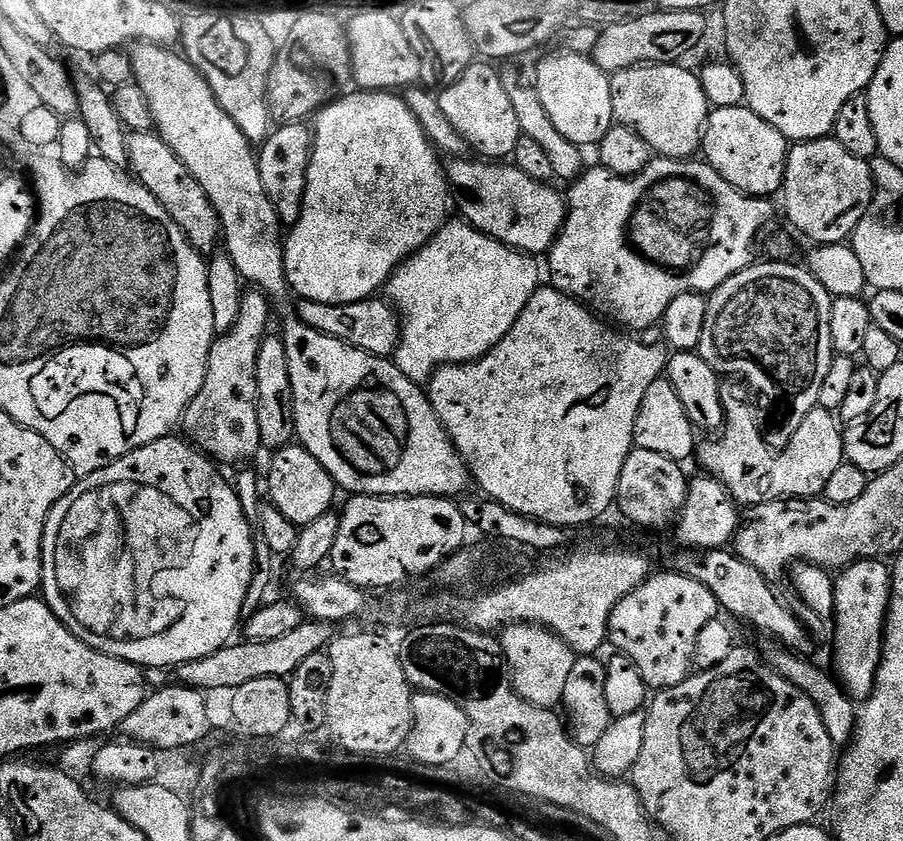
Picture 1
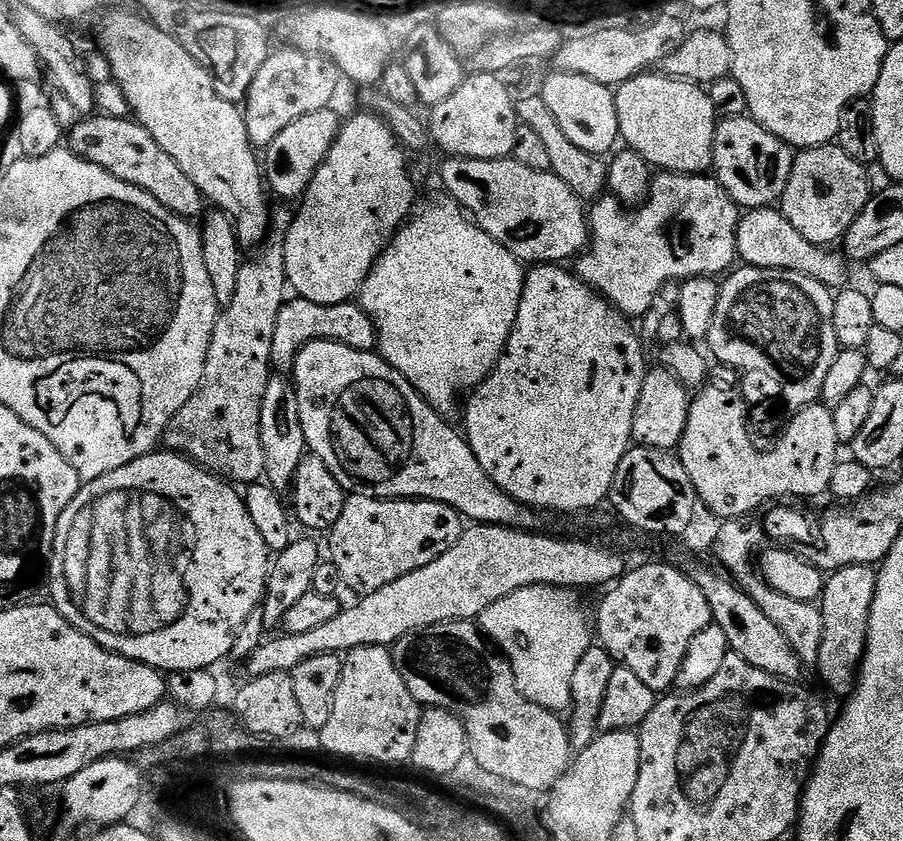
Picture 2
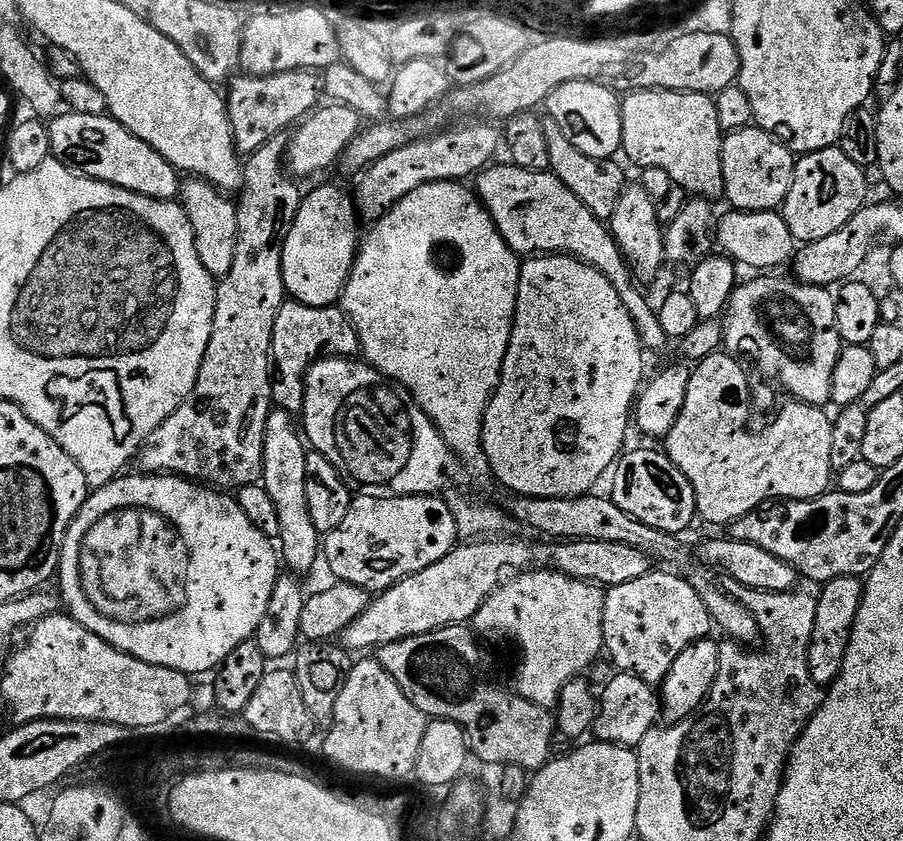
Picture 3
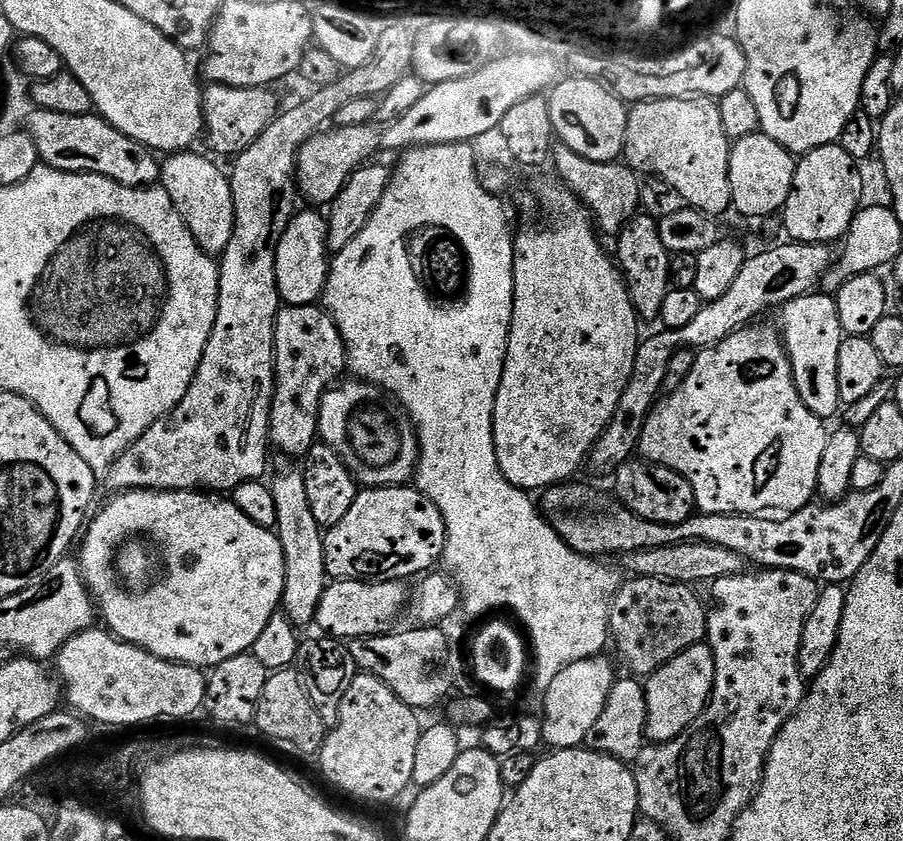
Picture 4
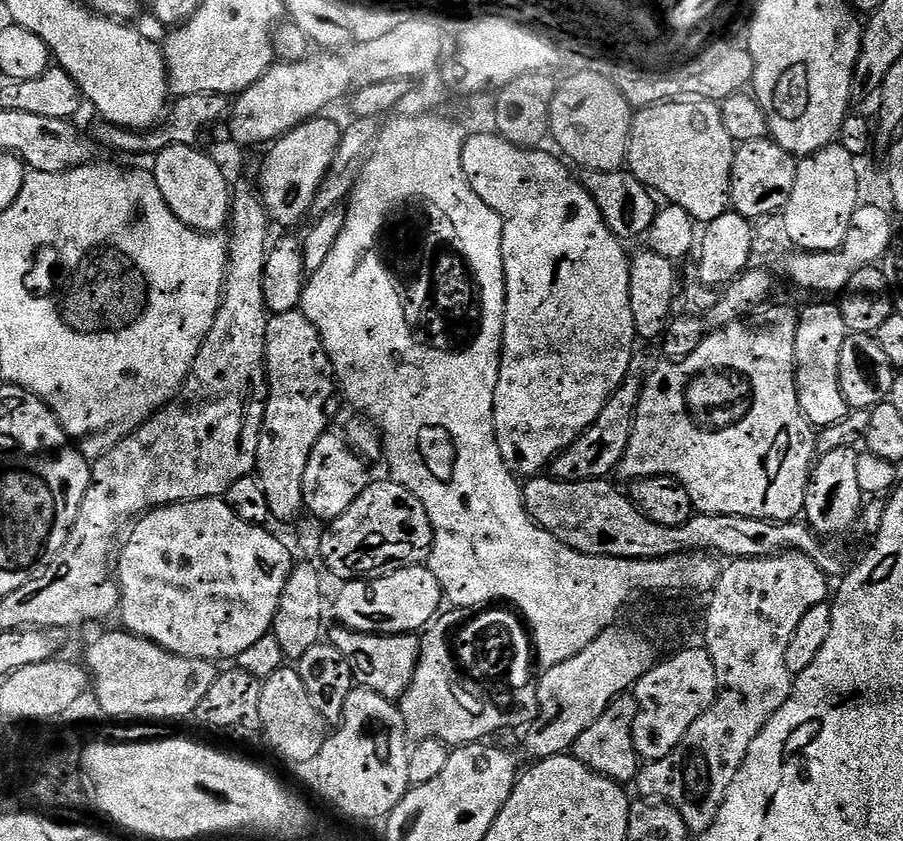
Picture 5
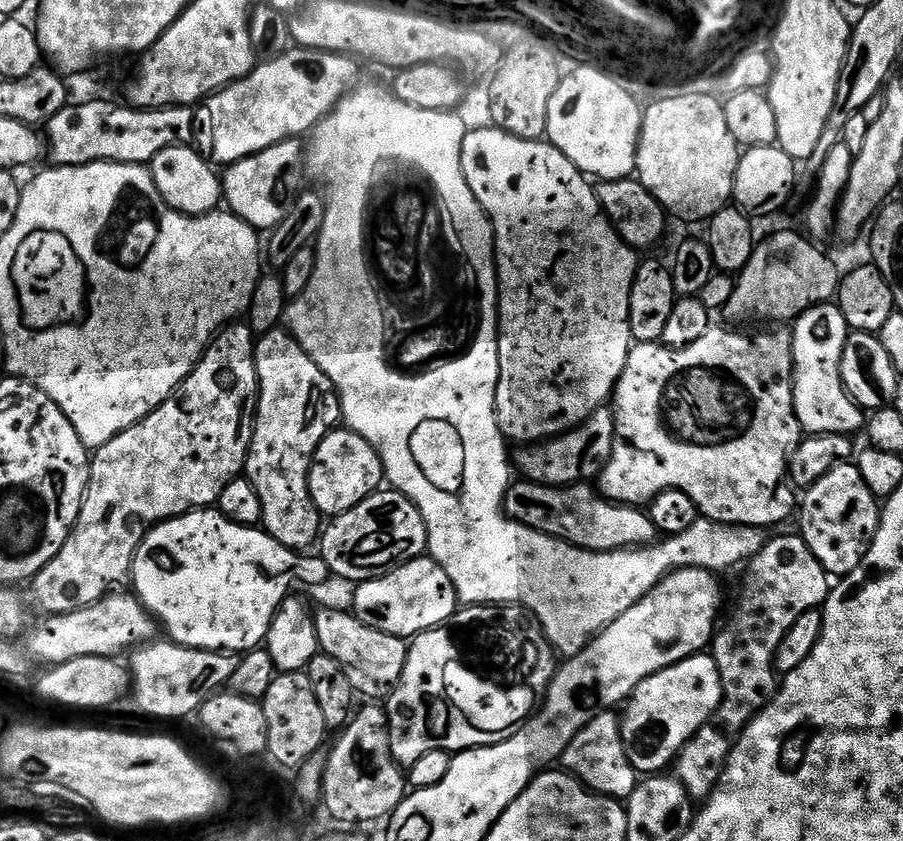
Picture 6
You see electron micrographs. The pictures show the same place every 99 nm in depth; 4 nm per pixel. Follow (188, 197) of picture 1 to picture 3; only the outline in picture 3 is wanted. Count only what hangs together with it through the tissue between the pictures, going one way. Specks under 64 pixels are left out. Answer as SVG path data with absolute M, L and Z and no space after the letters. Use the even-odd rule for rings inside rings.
M64 110L50 120L48 133L52 156L81 176L89 176L92 180L101 180L155 200L176 200L180 195L182 176L175 166L166 162L154 146L130 134L126 126L110 115L95 116Z

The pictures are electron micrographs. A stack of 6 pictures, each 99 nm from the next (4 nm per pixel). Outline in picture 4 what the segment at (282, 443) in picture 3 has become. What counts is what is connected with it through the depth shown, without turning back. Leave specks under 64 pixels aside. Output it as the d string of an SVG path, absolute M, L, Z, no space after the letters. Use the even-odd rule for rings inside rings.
M280 458L277 464L275 461L270 487L274 494L274 507L278 510L278 522L274 529L274 536L280 542L282 562L286 566L282 612L290 618L290 622L295 624L297 629L304 630L307 624L311 625L316 619L316 611L329 574L324 557L325 533L310 510L310 501L306 498L303 471L297 465L295 468L292 464L295 463L288 458Z

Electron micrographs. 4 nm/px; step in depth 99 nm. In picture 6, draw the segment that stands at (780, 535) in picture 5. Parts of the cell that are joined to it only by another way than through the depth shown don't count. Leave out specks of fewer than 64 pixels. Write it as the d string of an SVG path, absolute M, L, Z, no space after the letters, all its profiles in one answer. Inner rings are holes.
M516 482L504 496L504 514L543 536L564 540L588 552L620 552L624 548L643 548L657 543L658 533L647 511L627 504L613 504L591 483L550 488L546 484Z

